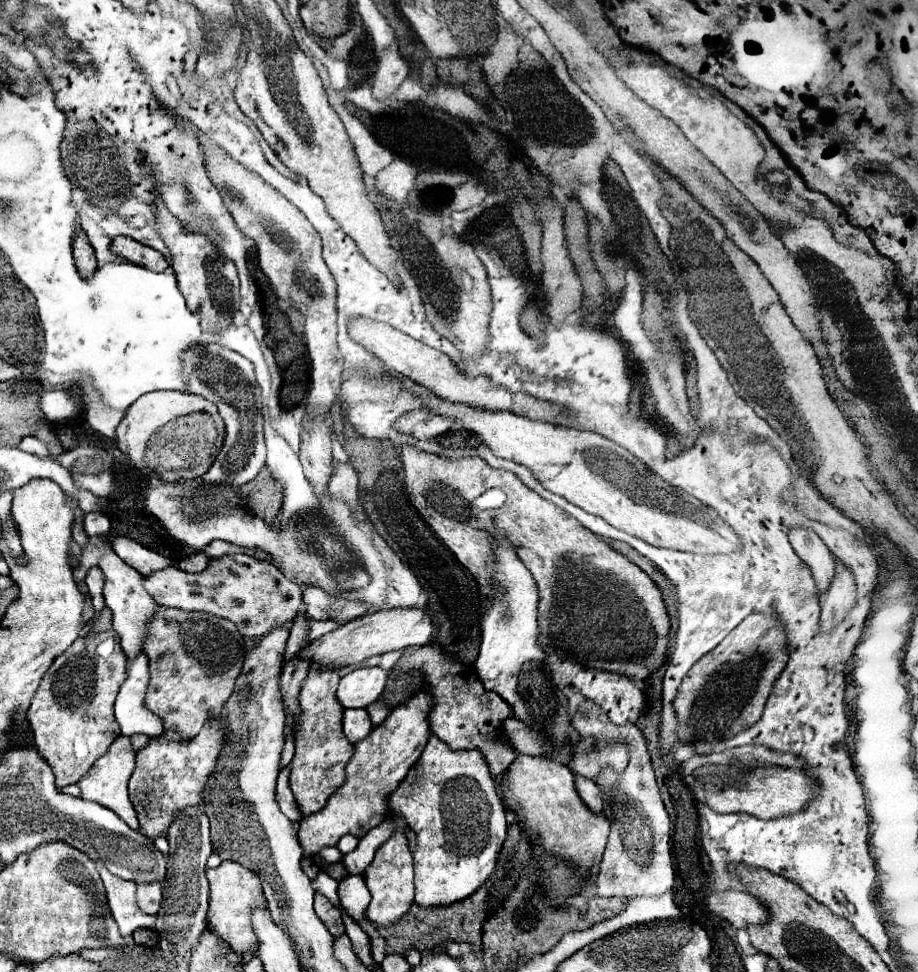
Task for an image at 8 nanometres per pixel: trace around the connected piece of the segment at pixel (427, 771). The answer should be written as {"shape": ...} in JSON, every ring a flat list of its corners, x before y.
{"shape":[[431,736,421,760,411,768,407,778,389,796,391,810,407,818,415,832,417,847,413,854,415,864,415,904,419,906,449,906,471,896,495,870,497,856,507,836,507,816,495,782,489,774,487,762,479,750,451,750,449,744]]}

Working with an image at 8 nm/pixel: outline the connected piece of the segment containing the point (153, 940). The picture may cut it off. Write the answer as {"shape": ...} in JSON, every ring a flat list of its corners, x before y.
{"shape":[[137,930,133,934,135,944,143,944,143,946,157,946,159,944,159,934,155,930]]}

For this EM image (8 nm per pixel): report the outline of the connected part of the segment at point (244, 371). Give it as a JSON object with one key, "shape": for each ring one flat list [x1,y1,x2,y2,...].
{"shape":[[219,342,195,344,183,352,183,376,187,378,187,390,217,404,221,418,227,426,225,444,215,458,213,466,203,474,203,480,215,484,243,486,251,482,265,466,265,440,263,440,263,416,261,416,261,388,255,380,253,364,241,354,221,346]]}

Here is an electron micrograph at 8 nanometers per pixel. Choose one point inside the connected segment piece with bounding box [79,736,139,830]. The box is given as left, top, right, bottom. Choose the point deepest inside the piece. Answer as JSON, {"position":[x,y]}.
{"position":[106,783]}

